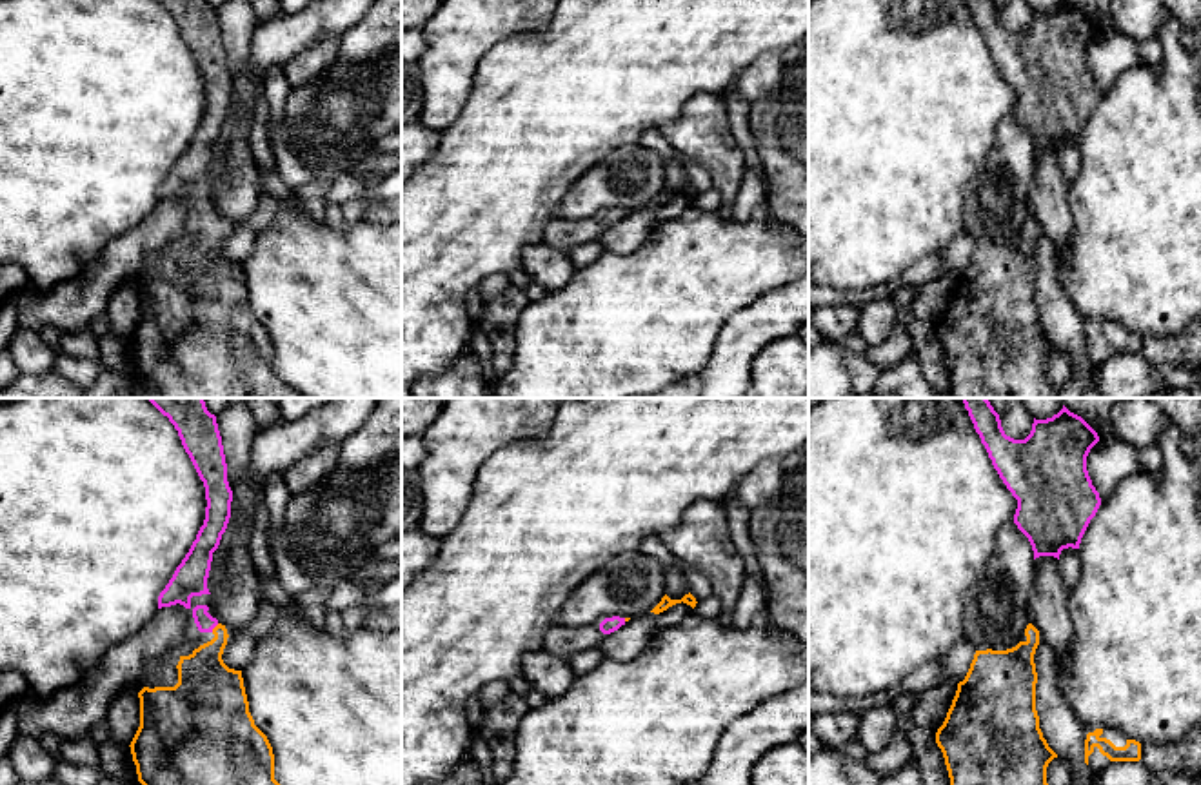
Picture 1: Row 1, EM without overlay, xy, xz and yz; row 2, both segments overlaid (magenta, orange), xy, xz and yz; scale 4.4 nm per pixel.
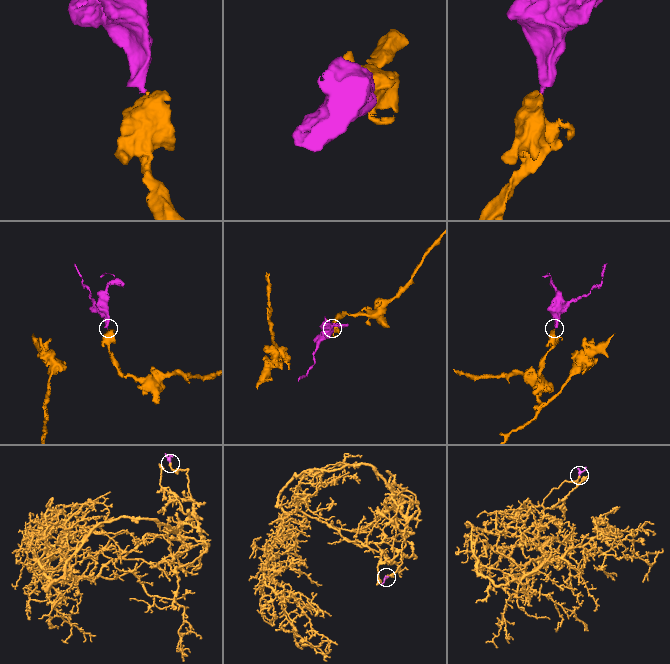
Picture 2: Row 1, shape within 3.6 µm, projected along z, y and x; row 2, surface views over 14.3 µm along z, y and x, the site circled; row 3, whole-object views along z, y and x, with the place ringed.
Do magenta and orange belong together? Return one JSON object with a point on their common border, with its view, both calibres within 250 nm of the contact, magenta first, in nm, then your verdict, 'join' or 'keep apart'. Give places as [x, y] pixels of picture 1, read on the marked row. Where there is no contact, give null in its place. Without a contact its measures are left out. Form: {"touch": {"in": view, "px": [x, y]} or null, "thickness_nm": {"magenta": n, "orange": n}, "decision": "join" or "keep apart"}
{"touch": {"in": "xy", "px": [215, 626]}, "thickness_nm": {"magenta": 80, "orange": 240}, "decision": "join"}

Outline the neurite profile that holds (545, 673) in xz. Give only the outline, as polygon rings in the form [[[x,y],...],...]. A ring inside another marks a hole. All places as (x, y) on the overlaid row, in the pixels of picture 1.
[[[545,649],[523,658],[521,676],[531,683],[531,689],[543,692],[549,700],[567,692],[576,680],[569,663]]]

